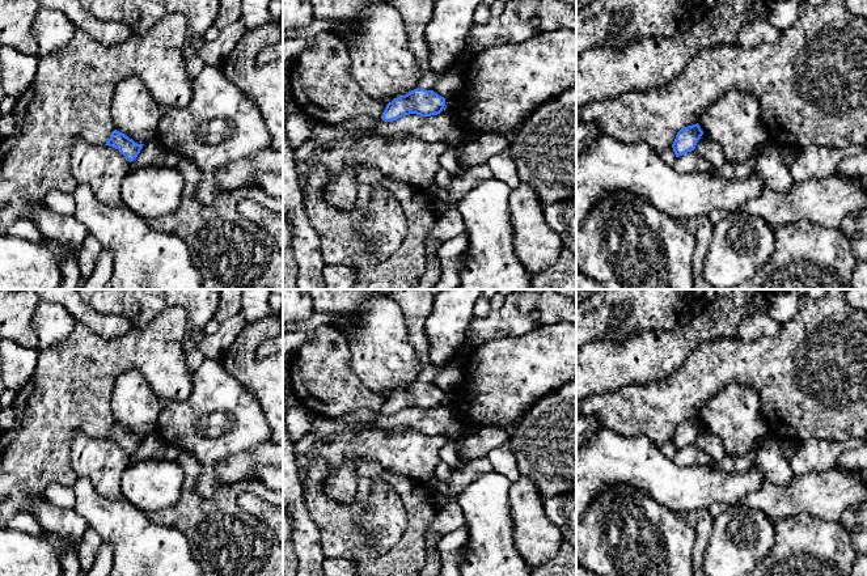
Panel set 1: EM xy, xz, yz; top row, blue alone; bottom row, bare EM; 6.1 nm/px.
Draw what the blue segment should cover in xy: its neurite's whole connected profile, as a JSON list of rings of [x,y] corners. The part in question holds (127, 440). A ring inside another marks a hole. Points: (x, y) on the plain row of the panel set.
[[[114,423],[105,439],[118,442],[130,456],[132,456],[140,446],[144,437],[136,437],[124,427]]]

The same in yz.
[[[698,416],[681,422],[677,425],[676,432],[672,437],[676,450],[680,450],[688,445],[694,444],[702,428],[703,424],[701,423]]]

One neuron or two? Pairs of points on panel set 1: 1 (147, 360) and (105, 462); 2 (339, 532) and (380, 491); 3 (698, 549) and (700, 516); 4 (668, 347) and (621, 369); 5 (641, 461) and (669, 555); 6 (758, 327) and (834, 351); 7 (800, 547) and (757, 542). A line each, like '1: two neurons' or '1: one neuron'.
1: two neurons
2: two neurons
3: one neuron
4: one neuron
5: two neurons
6: two neurons
7: two neurons

